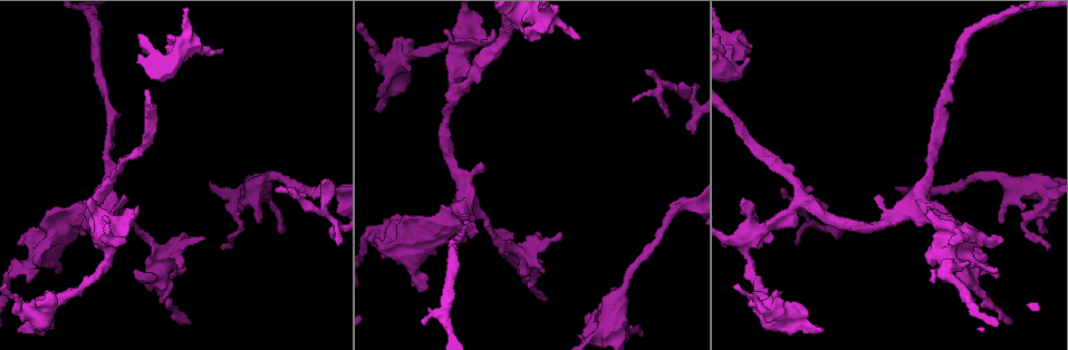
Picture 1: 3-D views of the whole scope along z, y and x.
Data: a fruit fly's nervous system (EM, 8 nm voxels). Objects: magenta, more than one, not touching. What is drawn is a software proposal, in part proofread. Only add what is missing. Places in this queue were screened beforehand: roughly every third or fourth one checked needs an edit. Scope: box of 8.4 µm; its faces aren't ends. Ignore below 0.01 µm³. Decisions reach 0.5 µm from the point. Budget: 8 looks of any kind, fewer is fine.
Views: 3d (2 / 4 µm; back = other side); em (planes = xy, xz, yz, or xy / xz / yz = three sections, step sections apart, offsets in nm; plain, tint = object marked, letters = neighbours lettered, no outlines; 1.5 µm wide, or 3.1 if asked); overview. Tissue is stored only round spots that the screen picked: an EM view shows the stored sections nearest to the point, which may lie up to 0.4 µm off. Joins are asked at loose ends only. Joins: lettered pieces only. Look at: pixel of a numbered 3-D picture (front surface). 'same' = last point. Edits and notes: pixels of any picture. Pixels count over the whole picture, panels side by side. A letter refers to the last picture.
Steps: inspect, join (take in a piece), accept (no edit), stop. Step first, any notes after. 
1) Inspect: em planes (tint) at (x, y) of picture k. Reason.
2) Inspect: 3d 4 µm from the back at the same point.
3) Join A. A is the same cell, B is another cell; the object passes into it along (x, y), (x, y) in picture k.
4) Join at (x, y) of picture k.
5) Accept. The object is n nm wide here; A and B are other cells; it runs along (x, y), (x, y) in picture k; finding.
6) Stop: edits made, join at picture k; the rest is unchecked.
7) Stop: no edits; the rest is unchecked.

Inspect: 3d 2 µm at (645, 70) of picture 1. Tapers out.

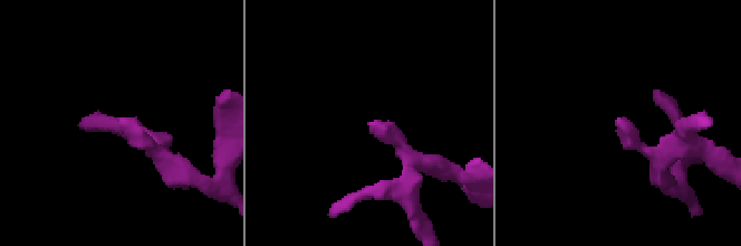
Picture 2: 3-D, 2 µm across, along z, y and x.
Inspect: em yz step 8 (plain) at (619, 119) of picture 2. Need the tissue.

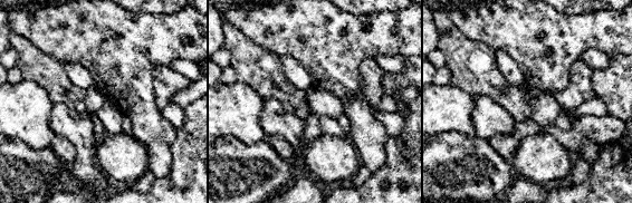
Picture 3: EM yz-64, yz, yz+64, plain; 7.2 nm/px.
Inspect: em yz step 8 (letters) at the same point.

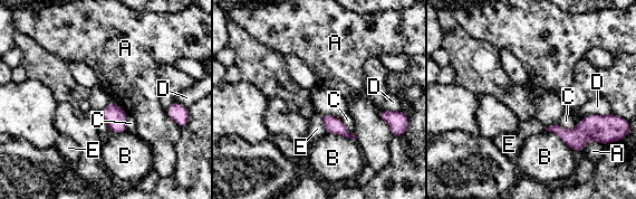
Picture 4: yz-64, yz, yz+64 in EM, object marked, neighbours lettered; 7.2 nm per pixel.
Accept. The object is 150 nm wide here; A, B, C, D and E are other cells; no lettered piece goes on from it.

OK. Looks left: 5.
Inspect: em planes (letters) at (751, 49) of picture 1. Free end.

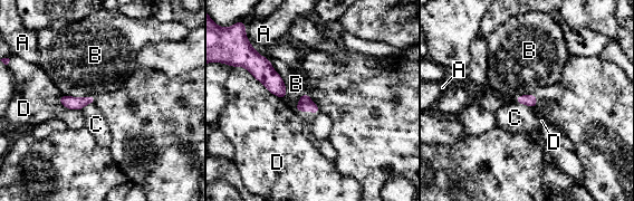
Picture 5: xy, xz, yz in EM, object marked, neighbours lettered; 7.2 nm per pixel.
Accept. The longest contact is with B, 300 nm; A, B, C and D are other cells; no lettered piece goes on from it.

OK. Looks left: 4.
Inspect: em planes (tint) at (136, 272) of picture 1. Free end.

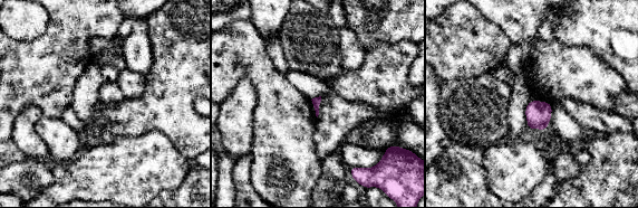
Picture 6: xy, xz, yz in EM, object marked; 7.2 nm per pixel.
Inspect: em planes (letters) at the same point. See the neighbours.

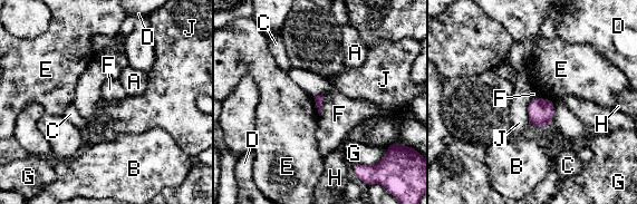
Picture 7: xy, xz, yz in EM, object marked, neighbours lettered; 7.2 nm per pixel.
Accept. The longest contact is with J, 200 nm; A, B, C, D, E, F, G, H and J are other cells; none of them fits.

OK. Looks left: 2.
Stop: no edits; the rest is unchecked.

